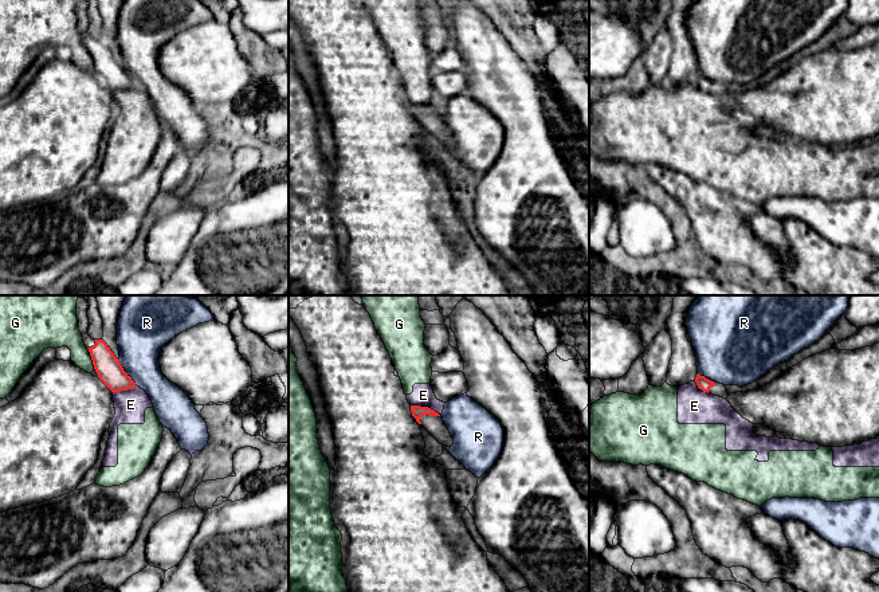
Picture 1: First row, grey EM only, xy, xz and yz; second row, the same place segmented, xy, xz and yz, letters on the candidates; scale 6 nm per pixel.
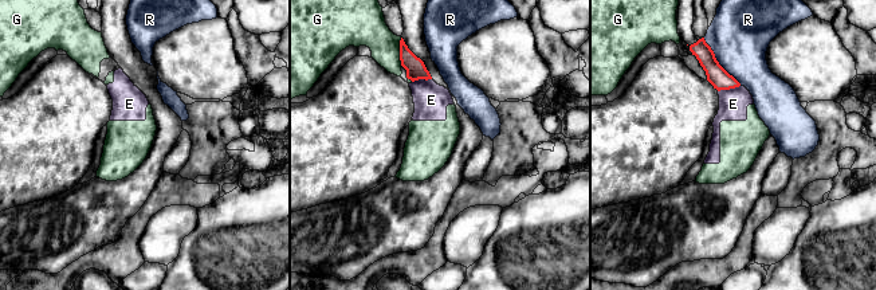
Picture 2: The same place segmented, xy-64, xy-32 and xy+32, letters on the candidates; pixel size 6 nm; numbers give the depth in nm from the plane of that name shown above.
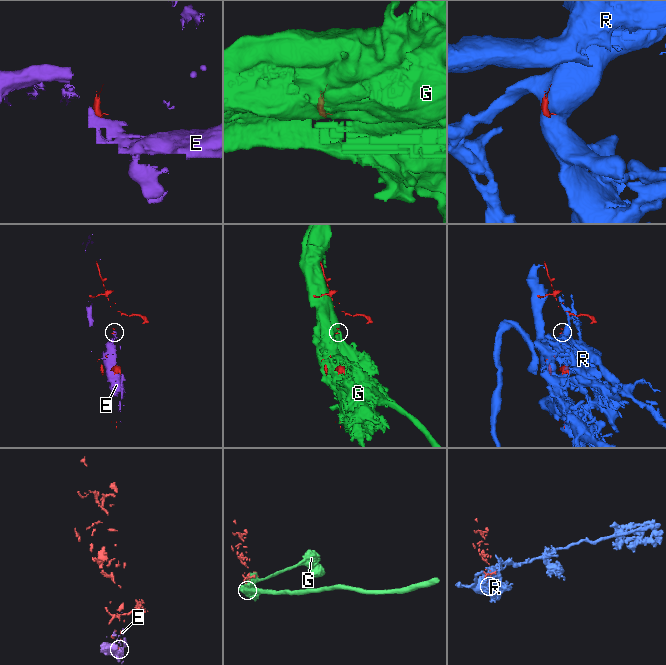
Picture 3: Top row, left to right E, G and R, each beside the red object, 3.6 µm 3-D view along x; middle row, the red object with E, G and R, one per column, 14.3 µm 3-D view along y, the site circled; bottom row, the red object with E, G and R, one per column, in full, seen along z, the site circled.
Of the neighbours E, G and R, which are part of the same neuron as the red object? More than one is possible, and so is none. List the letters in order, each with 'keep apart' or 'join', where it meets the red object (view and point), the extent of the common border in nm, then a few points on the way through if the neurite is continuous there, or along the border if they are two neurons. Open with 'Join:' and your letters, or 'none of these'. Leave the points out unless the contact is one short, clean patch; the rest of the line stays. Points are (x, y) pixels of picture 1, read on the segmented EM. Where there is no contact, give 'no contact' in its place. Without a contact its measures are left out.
Join: none of these
E: keep apart | xz (426, 407) | 200 nm | along xz (411, 404), (430, 407), (440, 415)
G: keep apart | xy (91, 359) | 140 nm
R: keep apart | xy (125, 372) | 200 nm

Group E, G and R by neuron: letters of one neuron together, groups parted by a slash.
E G / R

